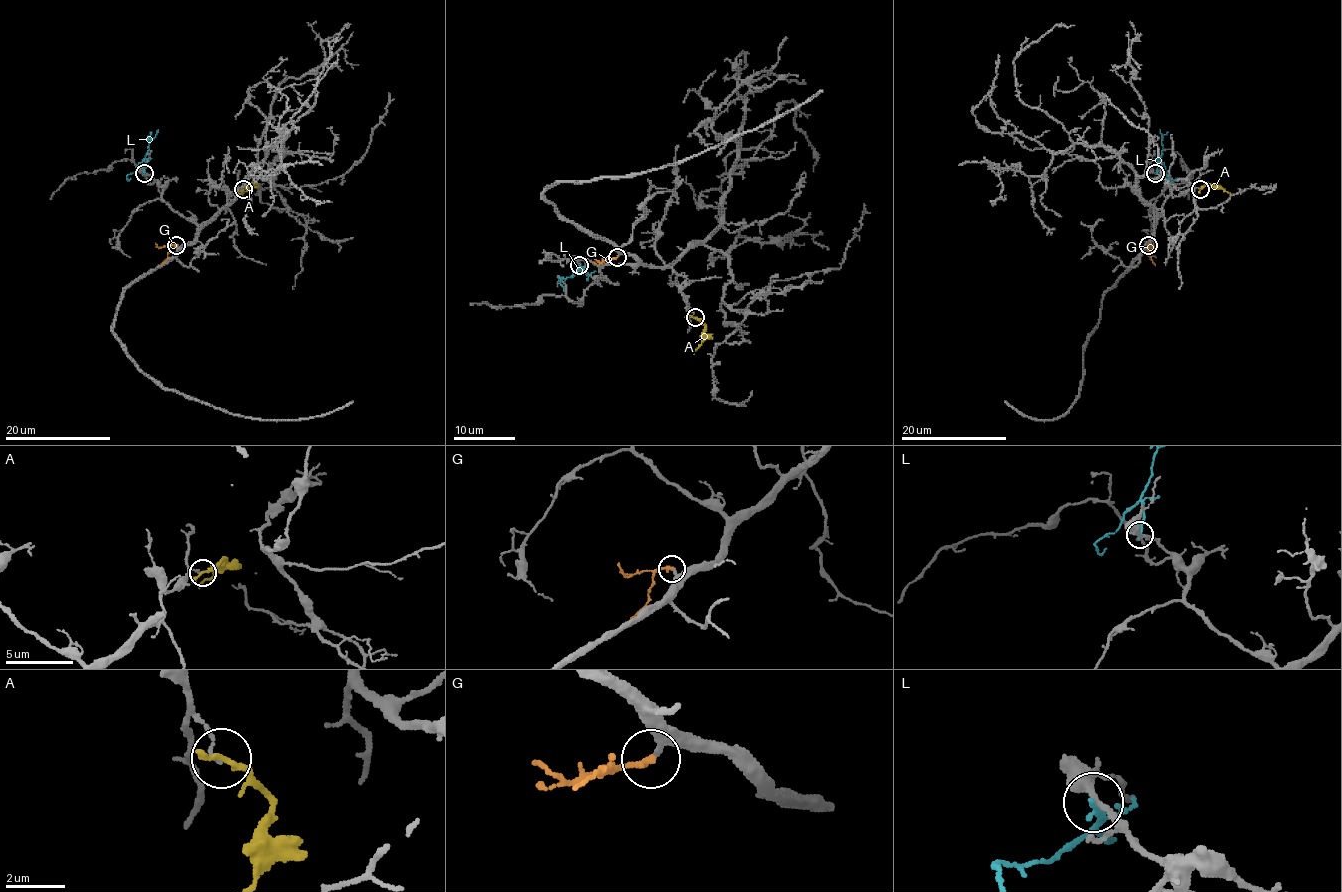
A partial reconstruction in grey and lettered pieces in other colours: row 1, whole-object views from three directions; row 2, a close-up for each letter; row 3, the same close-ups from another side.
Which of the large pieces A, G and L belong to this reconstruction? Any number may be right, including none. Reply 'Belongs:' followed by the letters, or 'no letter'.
Belongs: G

